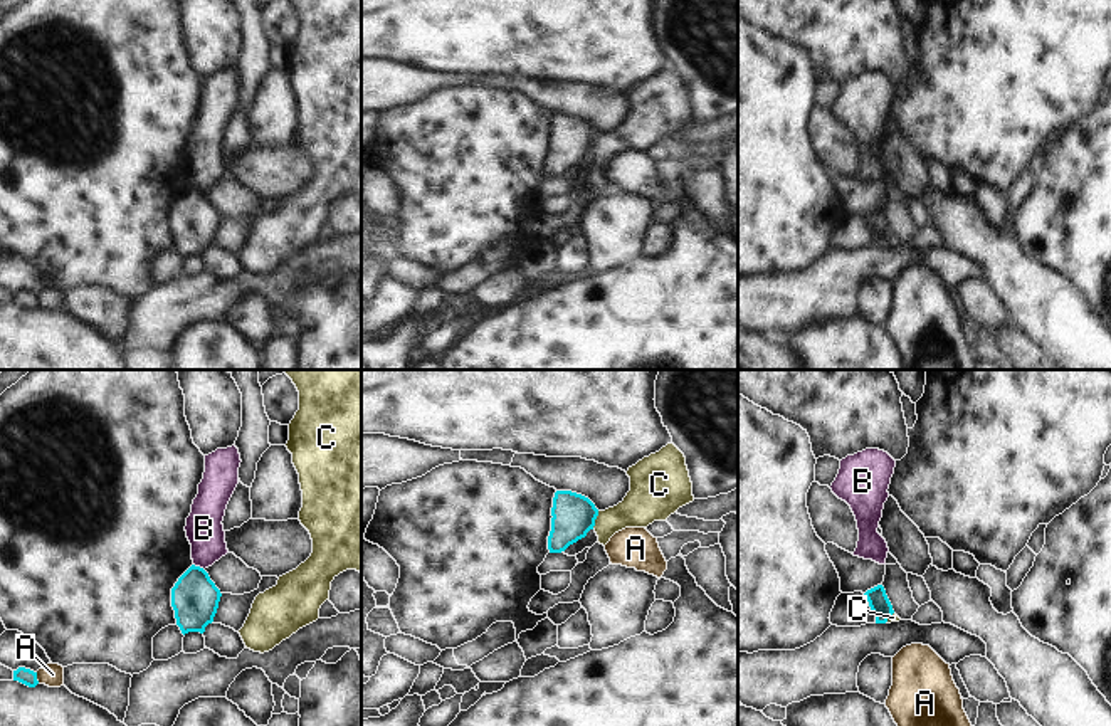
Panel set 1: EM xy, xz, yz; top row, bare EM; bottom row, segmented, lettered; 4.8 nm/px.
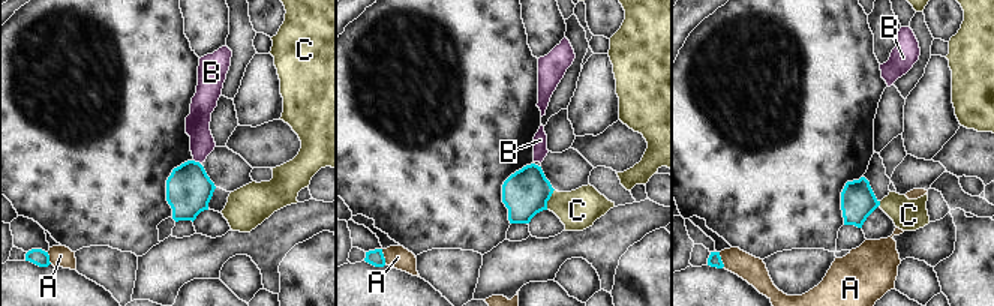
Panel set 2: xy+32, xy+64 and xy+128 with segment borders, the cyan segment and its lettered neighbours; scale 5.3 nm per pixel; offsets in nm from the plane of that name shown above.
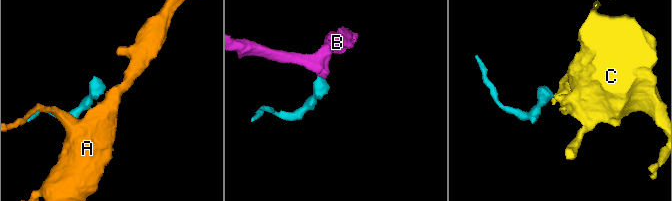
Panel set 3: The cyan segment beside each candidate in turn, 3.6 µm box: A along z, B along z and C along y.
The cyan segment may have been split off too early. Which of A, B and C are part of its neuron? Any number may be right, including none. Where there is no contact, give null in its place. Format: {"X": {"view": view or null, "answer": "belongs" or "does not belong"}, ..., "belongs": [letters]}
{"A": {"view": "xy", "answer": "does not belong"}, "B": {"view": "xy", "answer": "does not belong"}, "C": {"view": "xz", "answer": "does not belong"}, "belongs": []}

